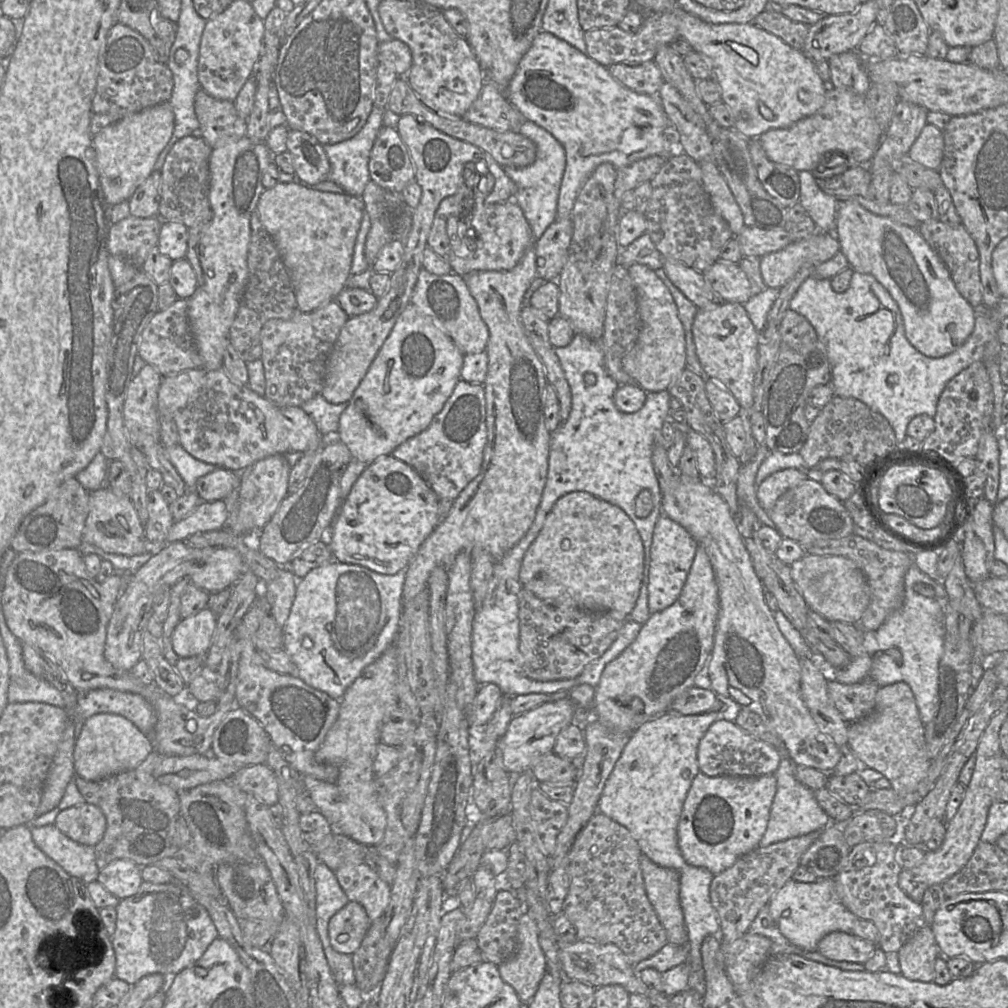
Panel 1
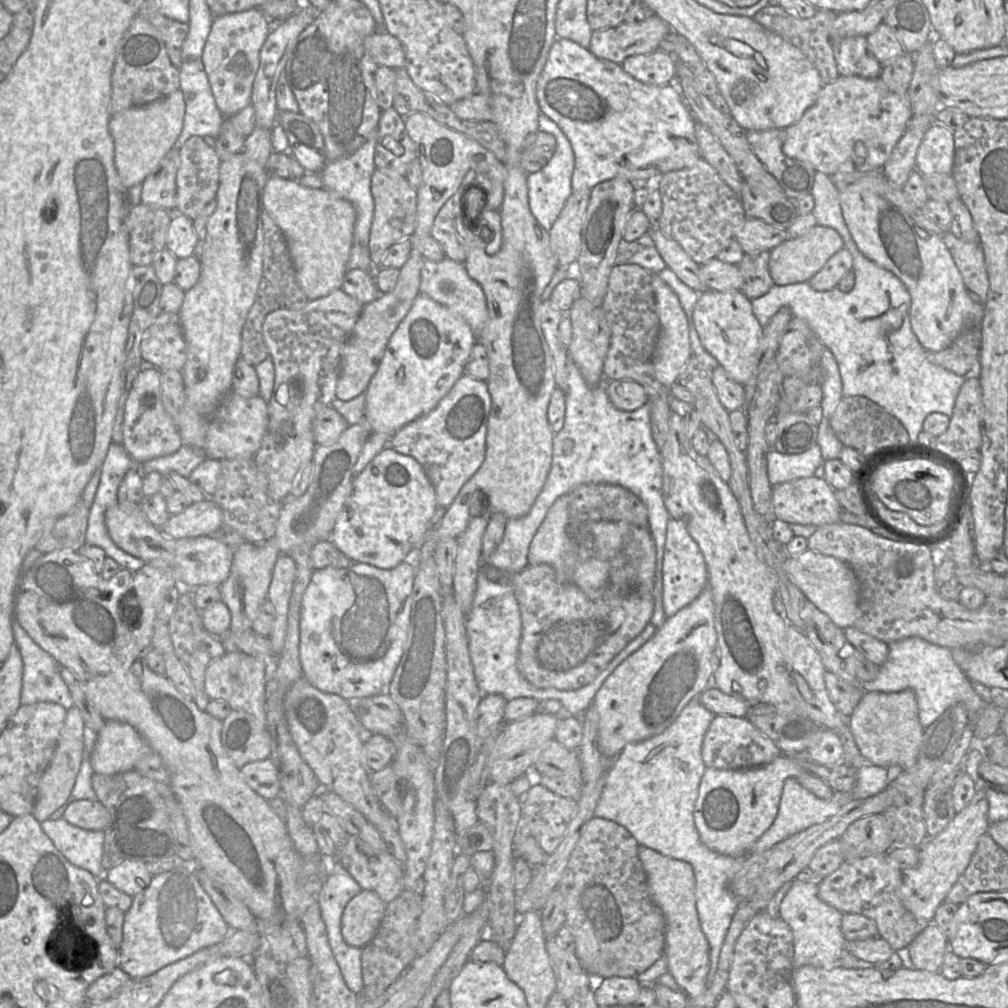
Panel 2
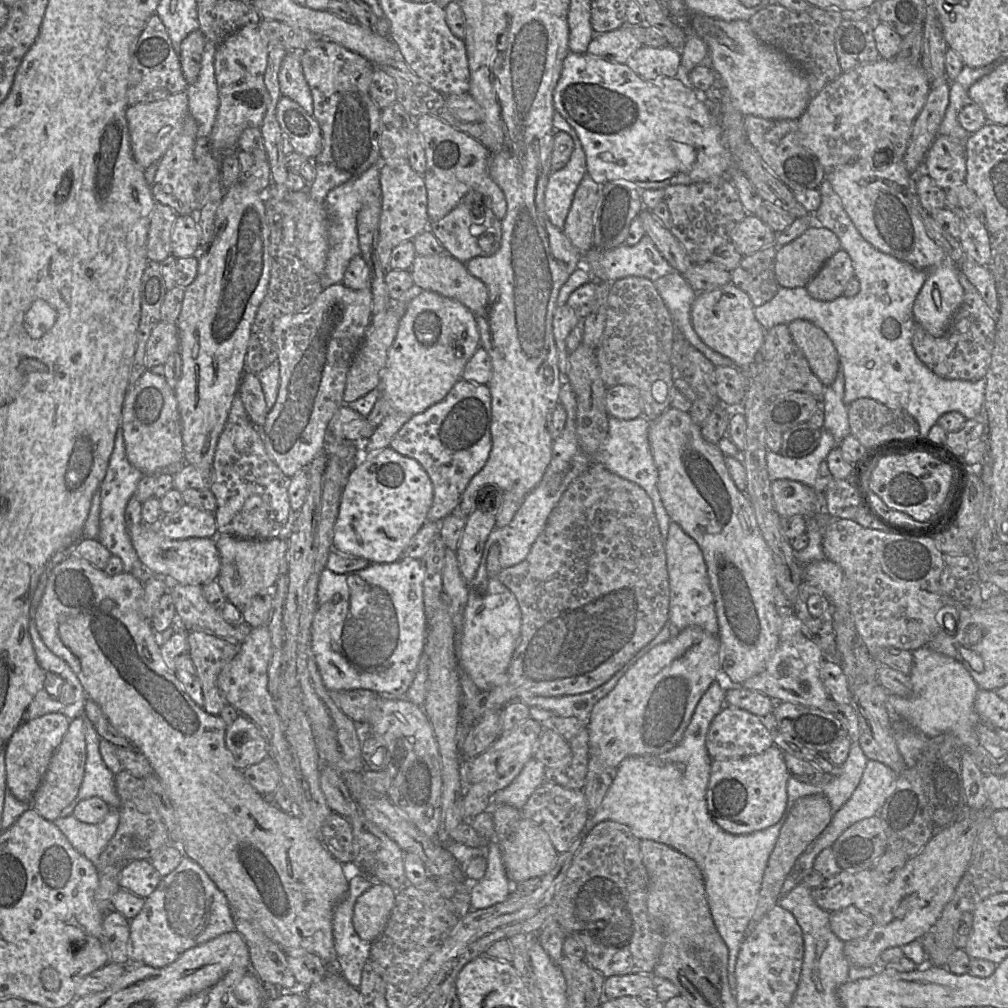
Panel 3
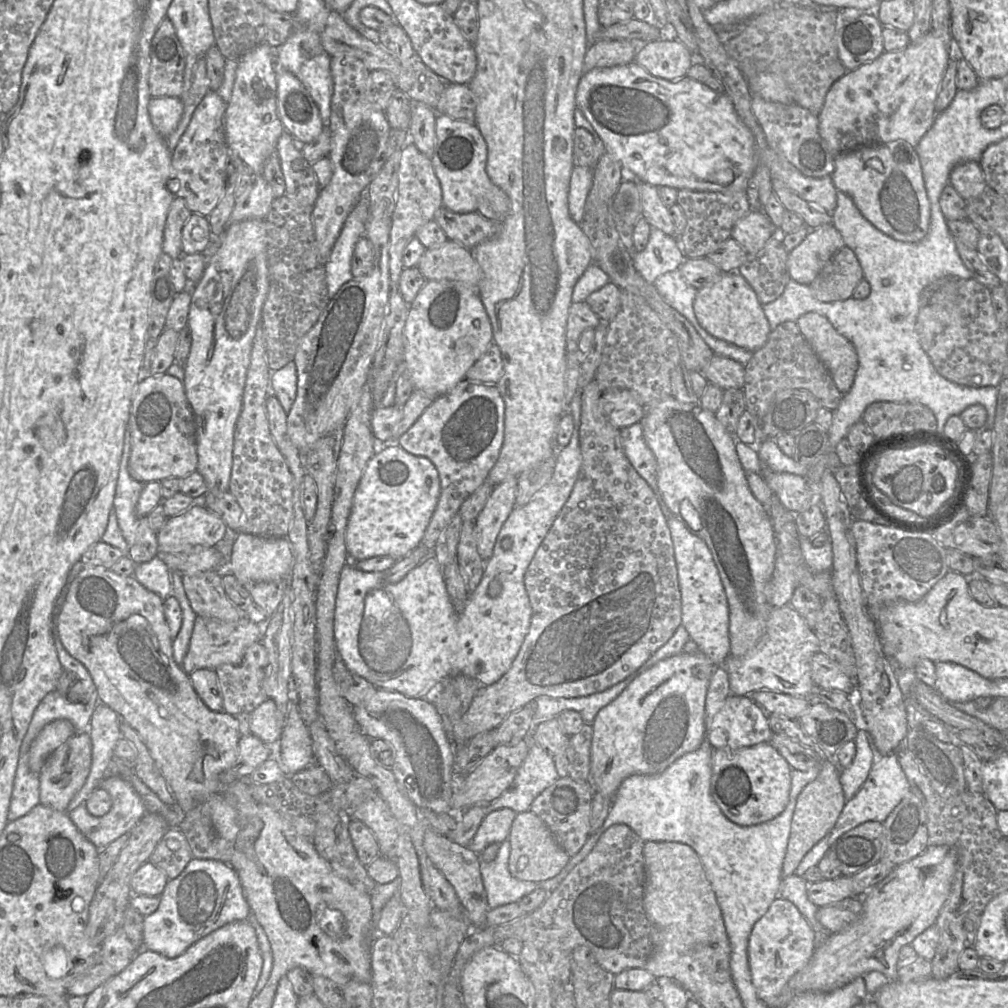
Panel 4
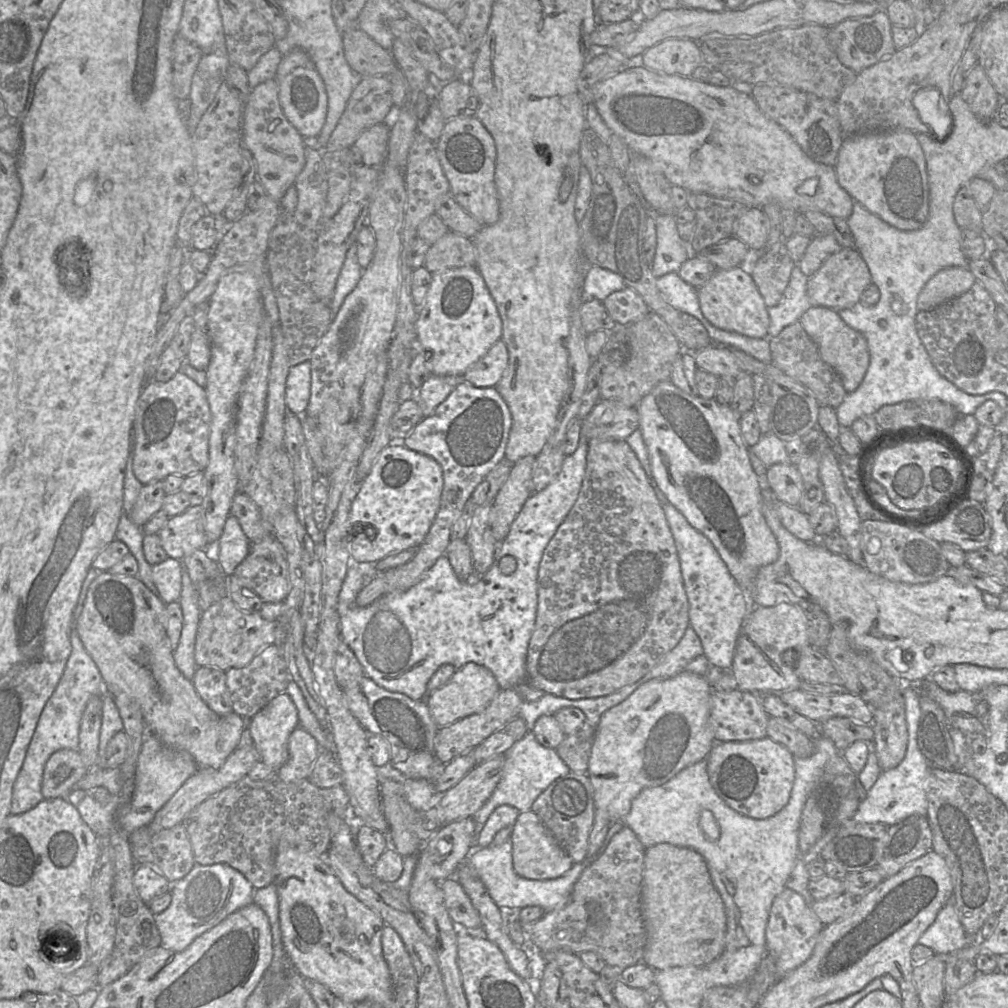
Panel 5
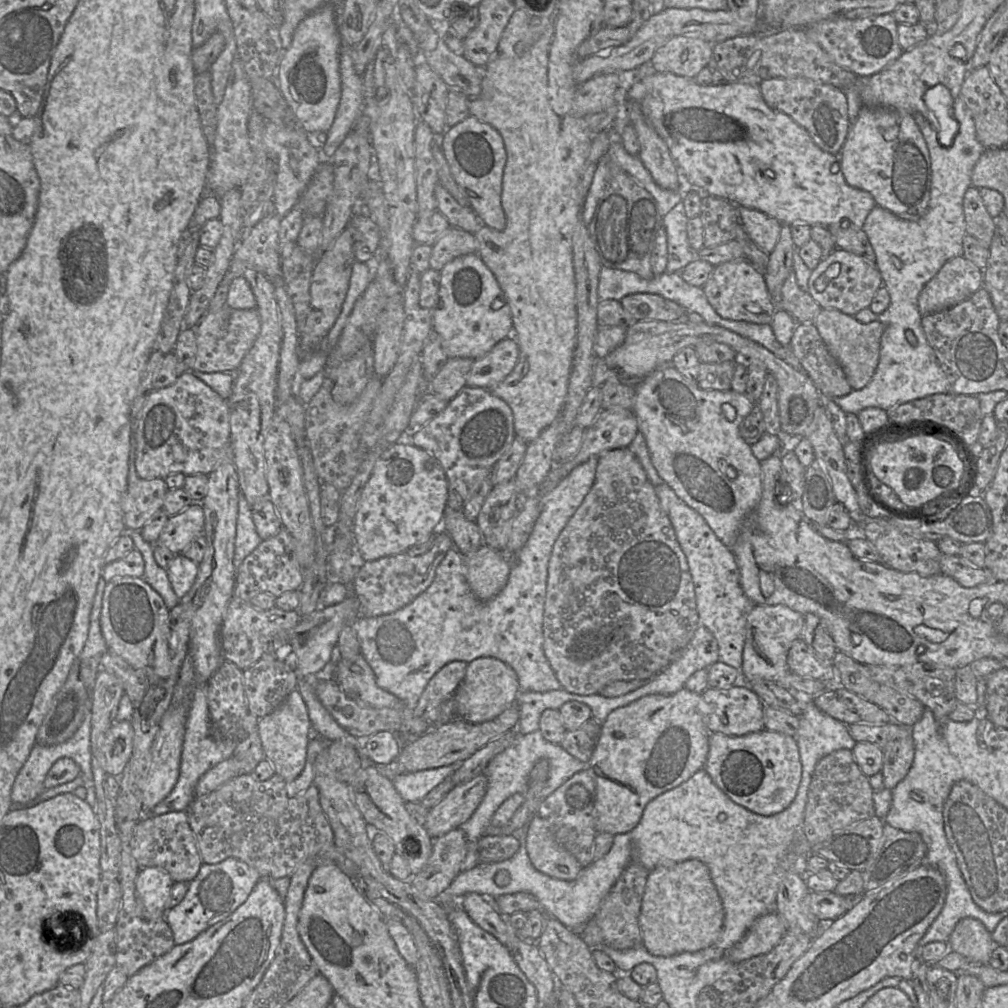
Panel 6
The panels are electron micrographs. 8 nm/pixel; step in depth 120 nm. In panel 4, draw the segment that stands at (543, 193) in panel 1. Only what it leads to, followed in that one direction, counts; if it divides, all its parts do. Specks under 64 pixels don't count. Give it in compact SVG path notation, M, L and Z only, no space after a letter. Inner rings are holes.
M574 166L569 186L568 204L571 218L578 224L585 214L586 200L592 186L593 169Z

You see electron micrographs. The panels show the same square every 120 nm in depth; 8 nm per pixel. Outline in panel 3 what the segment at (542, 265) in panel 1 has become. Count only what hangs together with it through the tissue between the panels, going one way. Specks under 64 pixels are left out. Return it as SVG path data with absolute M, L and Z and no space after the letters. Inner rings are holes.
M586 174L578 186L563 232L572 245L583 254L592 248L595 214L600 202L603 183Z

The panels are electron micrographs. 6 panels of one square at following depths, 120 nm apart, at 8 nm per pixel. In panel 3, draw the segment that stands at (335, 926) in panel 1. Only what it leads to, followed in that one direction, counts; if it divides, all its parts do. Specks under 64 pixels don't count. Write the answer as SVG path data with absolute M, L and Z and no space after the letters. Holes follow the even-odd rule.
M375 884L356 900L353 927L358 936L368 942L376 940L390 917L397 893L386 884Z

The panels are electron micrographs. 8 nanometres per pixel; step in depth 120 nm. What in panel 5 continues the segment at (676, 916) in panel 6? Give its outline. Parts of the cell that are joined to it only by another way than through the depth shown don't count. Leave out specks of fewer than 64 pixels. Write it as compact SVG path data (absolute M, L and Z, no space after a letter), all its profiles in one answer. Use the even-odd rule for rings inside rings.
M660 843L645 849L641 912L646 930L642 963L653 970L707 965L725 948L726 911L705 859L687 847Z

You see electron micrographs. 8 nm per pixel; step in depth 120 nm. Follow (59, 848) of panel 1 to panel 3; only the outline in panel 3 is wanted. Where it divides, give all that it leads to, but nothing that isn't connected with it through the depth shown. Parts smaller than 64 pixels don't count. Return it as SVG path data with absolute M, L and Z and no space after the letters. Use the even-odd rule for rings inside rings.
M110 808L103 821L86 824L73 815L53 821L73 848L96 865L98 858L114 836L119 823L119 810Z

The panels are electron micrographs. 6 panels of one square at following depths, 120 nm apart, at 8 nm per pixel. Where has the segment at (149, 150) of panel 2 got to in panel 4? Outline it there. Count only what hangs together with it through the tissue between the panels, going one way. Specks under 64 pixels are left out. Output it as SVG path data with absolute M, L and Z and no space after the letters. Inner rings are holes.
M178 97L151 98L147 110L155 130L164 138L178 127L183 114L183 102Z

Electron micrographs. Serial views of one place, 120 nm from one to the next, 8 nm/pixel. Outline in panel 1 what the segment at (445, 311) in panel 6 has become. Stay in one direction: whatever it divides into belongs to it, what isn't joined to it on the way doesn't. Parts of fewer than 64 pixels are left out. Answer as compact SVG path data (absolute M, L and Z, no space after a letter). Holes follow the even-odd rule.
M409 303L341 414L339 440L349 448L353 459L370 465L379 456L392 454L399 445L424 431L434 416L443 409L461 379L464 356L452 339L441 331L431 318Z

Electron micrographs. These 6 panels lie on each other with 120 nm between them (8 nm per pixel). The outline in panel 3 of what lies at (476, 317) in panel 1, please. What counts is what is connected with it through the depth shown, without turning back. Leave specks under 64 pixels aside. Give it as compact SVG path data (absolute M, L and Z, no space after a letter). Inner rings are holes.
M445 251L438 255L417 255L409 271L415 286L421 290L436 292L444 297L457 300L473 314L483 312L488 303L486 285L468 272L465 263Z

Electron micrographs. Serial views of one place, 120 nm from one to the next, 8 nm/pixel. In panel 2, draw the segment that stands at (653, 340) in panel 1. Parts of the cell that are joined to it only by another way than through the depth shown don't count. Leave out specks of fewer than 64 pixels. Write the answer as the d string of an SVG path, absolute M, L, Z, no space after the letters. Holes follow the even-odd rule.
M658 274L652 275L651 284L655 294L656 311L660 323L659 337L653 353L652 362L656 379L669 388L692 357L688 322L678 297Z

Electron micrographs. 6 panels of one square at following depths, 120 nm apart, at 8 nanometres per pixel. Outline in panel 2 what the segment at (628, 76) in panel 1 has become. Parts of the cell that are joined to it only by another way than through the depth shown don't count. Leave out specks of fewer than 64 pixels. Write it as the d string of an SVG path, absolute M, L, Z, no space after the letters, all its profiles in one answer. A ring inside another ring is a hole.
M658 49L655 52L627 57L621 66L636 80L650 85L663 86L674 83L677 58Z

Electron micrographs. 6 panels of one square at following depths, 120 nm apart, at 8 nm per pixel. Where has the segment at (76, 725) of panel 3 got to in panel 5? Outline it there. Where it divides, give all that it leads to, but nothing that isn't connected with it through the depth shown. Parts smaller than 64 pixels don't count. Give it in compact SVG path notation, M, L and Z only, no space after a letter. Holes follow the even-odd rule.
M78 750L56 751L44 767L41 788L43 798L66 798L88 771Z

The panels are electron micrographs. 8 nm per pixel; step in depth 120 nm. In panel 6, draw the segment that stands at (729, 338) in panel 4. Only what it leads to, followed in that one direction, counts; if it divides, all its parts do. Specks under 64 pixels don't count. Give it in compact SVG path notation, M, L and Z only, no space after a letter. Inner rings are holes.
M745 258L714 267L702 289L710 305L722 318L756 324L771 324L776 306L767 289L764 273Z

